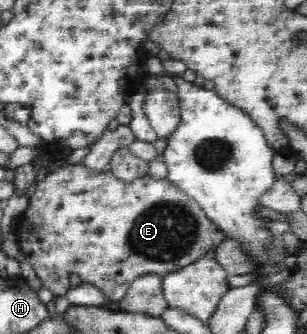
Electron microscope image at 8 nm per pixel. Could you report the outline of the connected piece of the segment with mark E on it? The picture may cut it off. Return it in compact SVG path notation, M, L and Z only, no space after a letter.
M79 163L54 168L36 187L35 192L29 198L26 210L19 216L16 237L18 238L20 251L26 255L26 259L33 266L36 276L41 281L42 287L50 289L54 296L66 295L66 291L69 289L68 275L69 273L77 273L82 281L92 283L107 299L110 299L111 302L117 302L119 299L125 297L135 278L143 277L145 274L167 275L171 271L183 269L186 265L195 263L195 261L199 261L199 259L205 257L217 242L212 238L214 231L215 227L209 221L201 206L195 200L185 195L185 193L167 178L159 180L147 175L124 182L113 176L110 171L91 174L85 166L81 166L81 163Z

